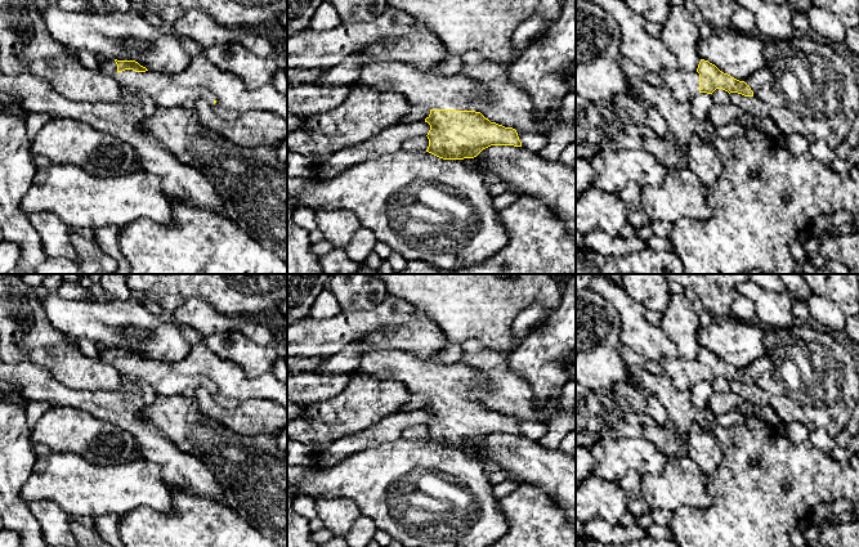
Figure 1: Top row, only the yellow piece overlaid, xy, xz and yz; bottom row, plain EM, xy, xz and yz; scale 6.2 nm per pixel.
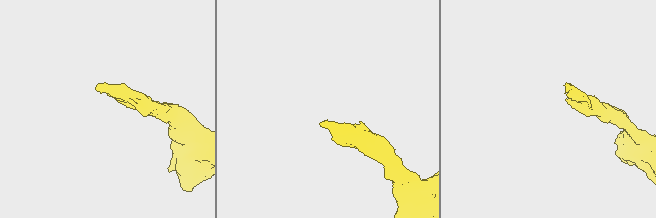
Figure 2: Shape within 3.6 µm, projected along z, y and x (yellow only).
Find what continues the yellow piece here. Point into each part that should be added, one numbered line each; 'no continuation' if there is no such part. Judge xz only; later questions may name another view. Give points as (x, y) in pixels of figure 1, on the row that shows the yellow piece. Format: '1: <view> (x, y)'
1: xz (437, 92)

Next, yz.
1: yz (683, 85)

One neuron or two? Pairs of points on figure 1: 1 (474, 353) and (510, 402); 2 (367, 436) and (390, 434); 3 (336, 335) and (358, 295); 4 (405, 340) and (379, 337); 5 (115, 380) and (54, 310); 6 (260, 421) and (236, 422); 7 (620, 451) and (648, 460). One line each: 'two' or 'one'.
1: one
2: one
3: two
4: one
5: two
6: one
7: one

